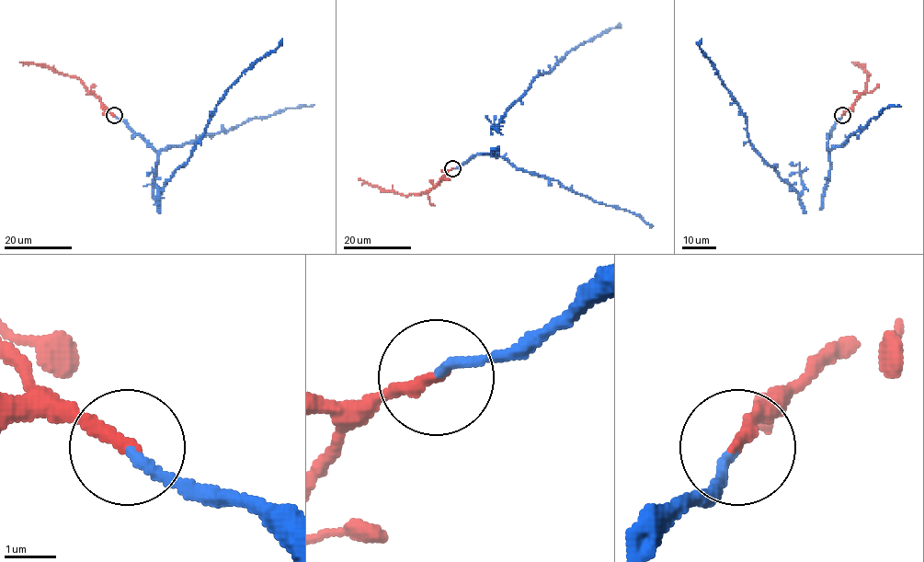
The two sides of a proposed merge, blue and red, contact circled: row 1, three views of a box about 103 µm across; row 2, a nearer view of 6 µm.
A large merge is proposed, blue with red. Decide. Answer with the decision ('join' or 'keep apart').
join

